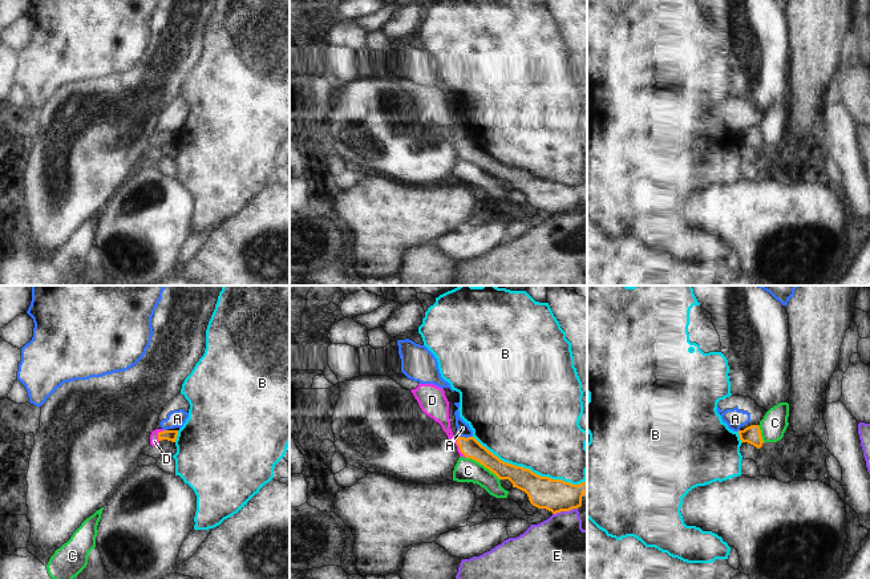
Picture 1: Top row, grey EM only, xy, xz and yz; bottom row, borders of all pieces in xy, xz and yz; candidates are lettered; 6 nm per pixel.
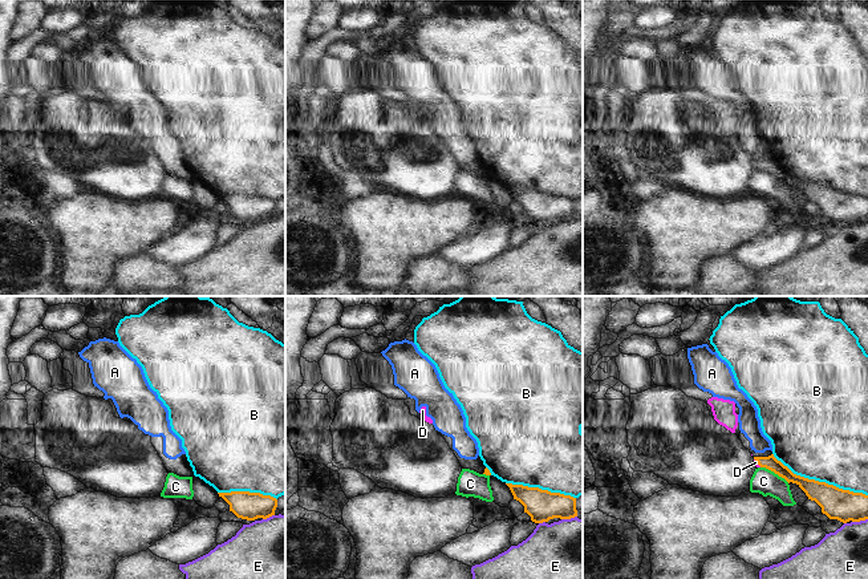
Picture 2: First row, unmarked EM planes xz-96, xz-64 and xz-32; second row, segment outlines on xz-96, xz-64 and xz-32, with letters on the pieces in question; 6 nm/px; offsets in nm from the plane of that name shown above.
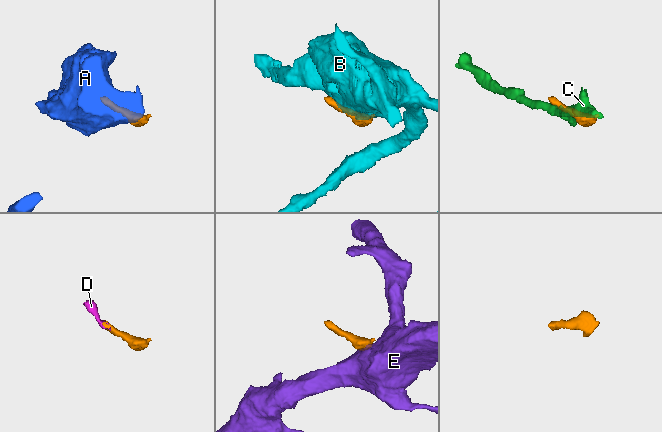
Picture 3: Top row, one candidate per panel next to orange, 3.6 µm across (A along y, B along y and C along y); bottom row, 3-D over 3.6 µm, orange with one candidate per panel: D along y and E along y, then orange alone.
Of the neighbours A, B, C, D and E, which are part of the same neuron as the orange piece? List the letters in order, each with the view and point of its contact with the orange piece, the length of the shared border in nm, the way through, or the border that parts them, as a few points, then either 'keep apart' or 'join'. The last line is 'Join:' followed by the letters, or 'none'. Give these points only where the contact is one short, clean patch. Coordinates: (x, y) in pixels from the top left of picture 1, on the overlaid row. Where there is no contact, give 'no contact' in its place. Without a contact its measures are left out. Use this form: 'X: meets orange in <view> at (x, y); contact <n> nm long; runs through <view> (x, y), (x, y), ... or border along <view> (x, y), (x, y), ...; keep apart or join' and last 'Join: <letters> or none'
A: meets orange in xz at (464, 437); contact 90 nm long; border along xz (458, 436), (472, 437); keep apart
B: meets orange in xz at (529, 469); contact 750 nm long; keep apart
C: meets orange in xz at (482, 464); contact 260 nm long; border along xz (465, 456), (482, 464), (500, 480); keep apart
D: meets orange in xz at (458, 446); contact 130 nm long; runs through xz (470, 448), (458, 446), (446, 429), (438, 411); join
E: meets orange in xz at (565, 510); contact 160 nm long; border along xz (577, 507), (553, 514); keep apart
Join: D

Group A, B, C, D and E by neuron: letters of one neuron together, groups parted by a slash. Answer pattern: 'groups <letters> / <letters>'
groups A / B / C / D / E

